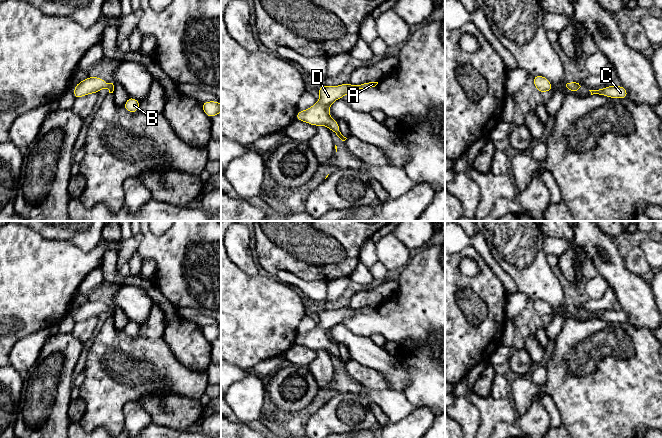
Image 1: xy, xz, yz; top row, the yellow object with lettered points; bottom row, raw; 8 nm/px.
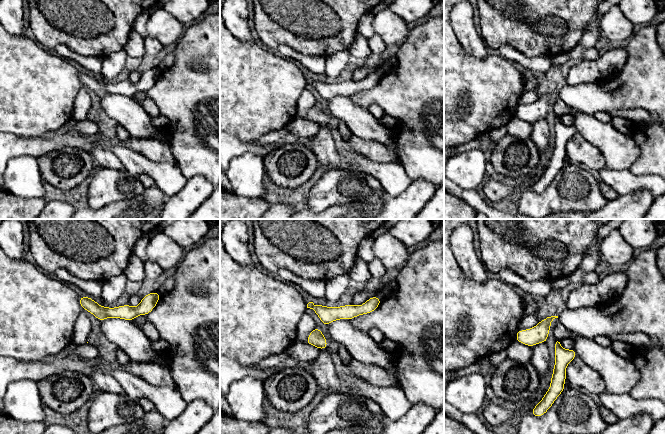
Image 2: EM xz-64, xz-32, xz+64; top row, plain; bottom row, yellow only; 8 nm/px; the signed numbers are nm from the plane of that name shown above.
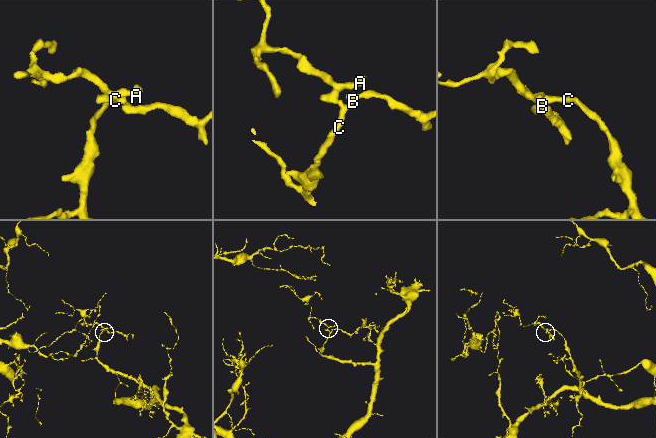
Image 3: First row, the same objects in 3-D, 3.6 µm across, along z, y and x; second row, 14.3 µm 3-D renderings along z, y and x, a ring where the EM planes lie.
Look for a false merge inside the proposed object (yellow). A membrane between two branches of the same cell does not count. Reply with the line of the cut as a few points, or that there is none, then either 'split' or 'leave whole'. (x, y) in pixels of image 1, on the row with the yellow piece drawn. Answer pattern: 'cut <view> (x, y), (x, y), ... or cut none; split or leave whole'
cut none; leave whole

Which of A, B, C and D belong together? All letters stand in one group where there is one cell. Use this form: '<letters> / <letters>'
A B C D

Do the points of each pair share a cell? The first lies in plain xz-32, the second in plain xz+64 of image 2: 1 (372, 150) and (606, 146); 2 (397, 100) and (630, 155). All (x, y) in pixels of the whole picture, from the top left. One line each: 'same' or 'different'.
1: different
2: different

